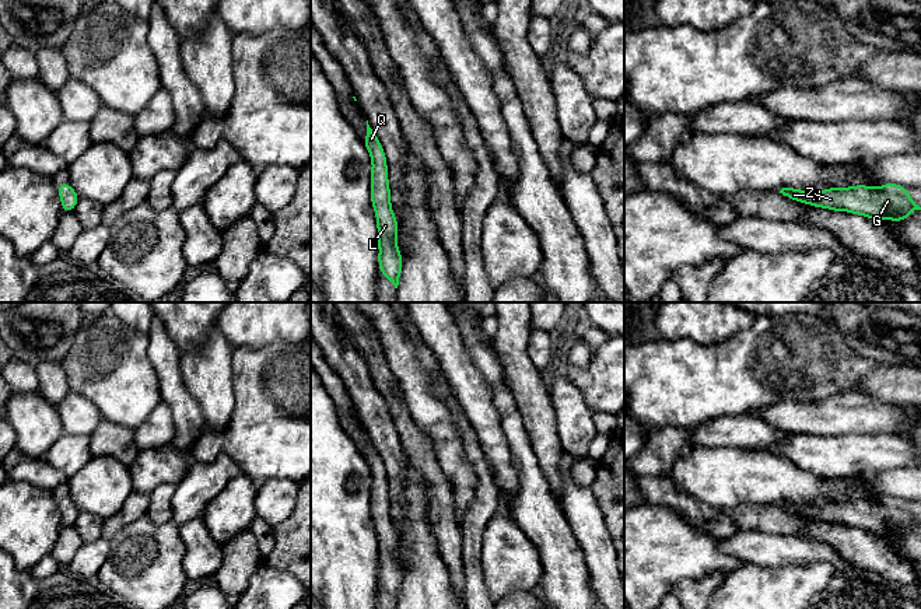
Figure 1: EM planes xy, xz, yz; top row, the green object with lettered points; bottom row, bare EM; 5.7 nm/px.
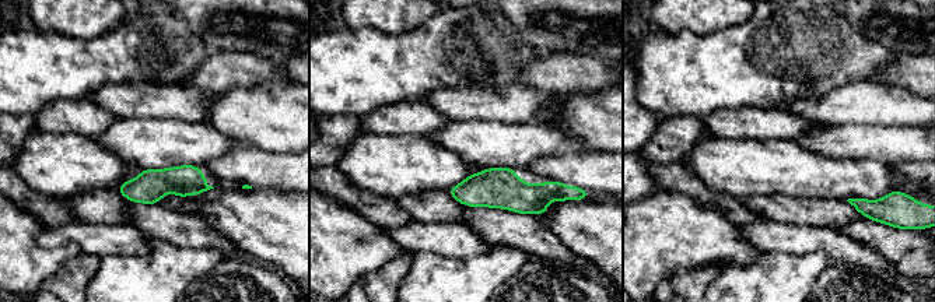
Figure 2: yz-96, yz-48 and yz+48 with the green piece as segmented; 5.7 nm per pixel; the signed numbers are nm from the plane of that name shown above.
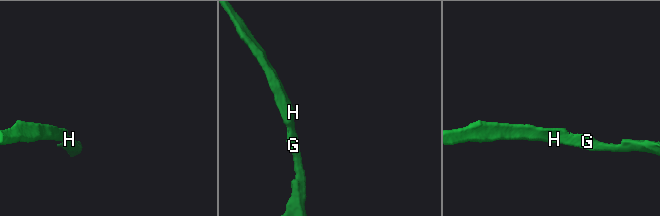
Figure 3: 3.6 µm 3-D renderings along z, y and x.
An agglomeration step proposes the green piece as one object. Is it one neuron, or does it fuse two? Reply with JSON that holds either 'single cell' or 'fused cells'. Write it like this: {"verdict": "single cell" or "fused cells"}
{"verdict": "single cell"}

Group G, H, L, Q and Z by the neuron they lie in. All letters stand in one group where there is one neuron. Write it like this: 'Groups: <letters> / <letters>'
Groups: G H L Q Z

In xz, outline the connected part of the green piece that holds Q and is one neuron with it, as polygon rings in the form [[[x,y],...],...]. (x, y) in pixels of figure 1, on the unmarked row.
[[[368,438],[364,458],[371,469],[371,517],[377,528],[379,585],[398,602],[403,573],[396,557],[398,532],[392,525],[385,465]]]

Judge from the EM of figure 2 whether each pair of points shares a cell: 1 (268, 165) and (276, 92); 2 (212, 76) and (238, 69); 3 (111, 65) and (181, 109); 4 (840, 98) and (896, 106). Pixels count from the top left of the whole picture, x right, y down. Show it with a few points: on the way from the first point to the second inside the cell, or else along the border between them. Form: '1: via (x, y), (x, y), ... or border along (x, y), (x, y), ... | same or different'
1: via (276, 147), (276, 111) | same
2: via (219, 73), (231, 70) | same
3: border along (105, 83), (165, 83), (171, 85) | different
4: via (854, 102), (882, 105) | same

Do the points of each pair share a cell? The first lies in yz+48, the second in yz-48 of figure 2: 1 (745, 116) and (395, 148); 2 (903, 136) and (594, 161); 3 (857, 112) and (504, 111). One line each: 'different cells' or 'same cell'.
1: same cell
2: different cells
3: same cell

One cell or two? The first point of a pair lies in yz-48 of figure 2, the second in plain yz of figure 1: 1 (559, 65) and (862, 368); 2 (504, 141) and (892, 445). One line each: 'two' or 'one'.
1: two
2: one

